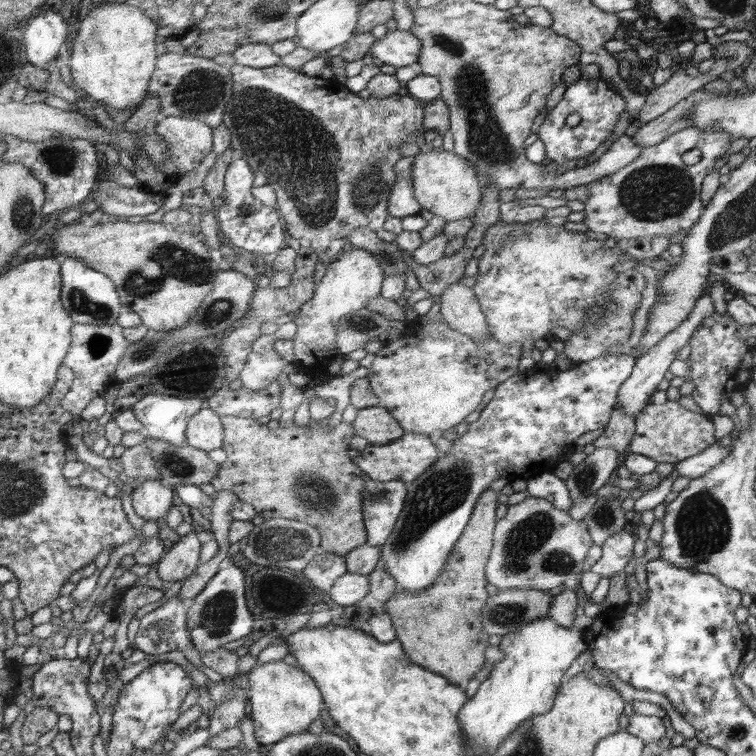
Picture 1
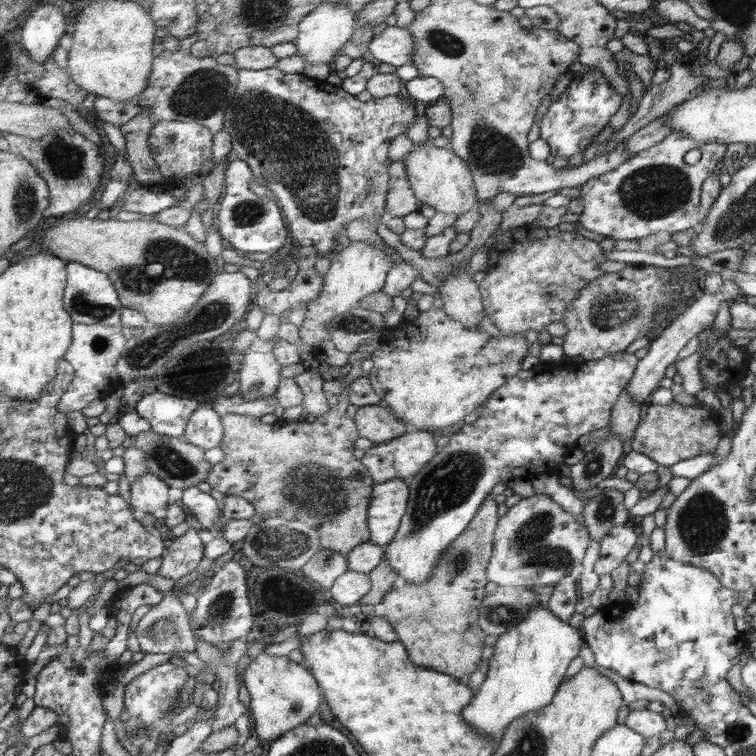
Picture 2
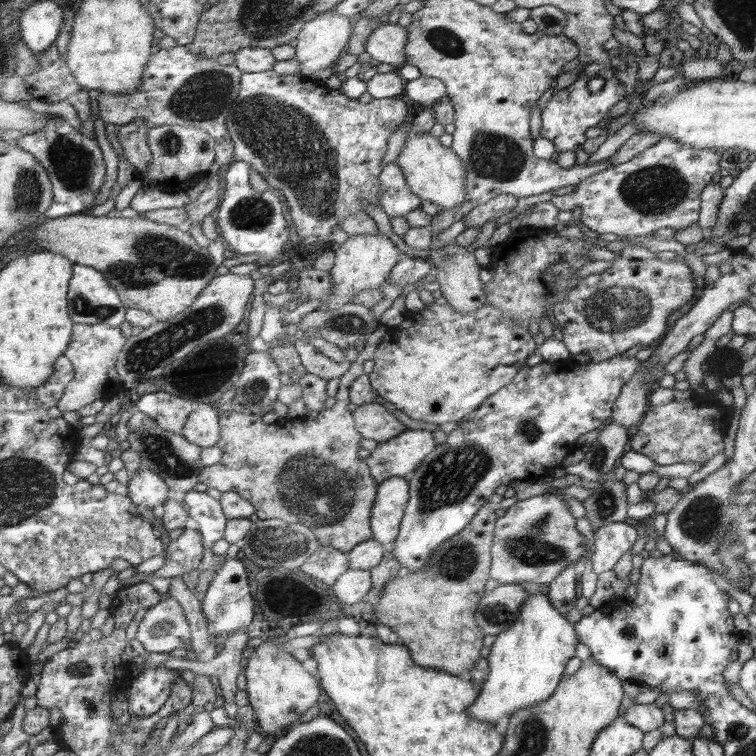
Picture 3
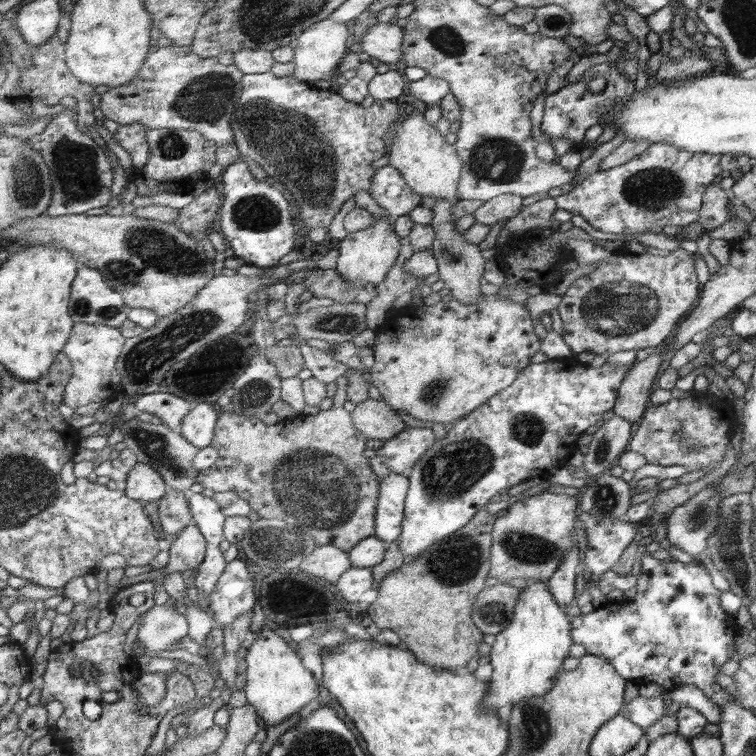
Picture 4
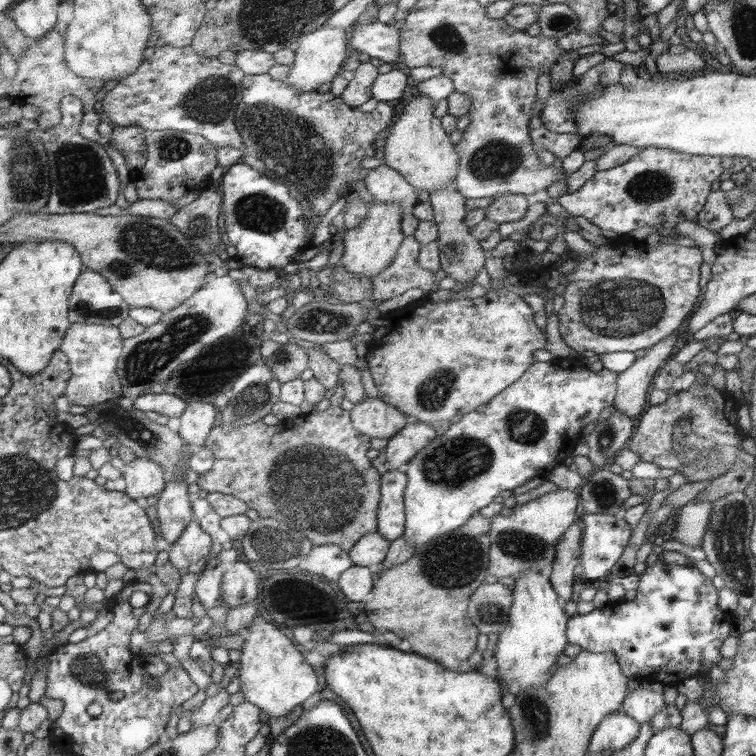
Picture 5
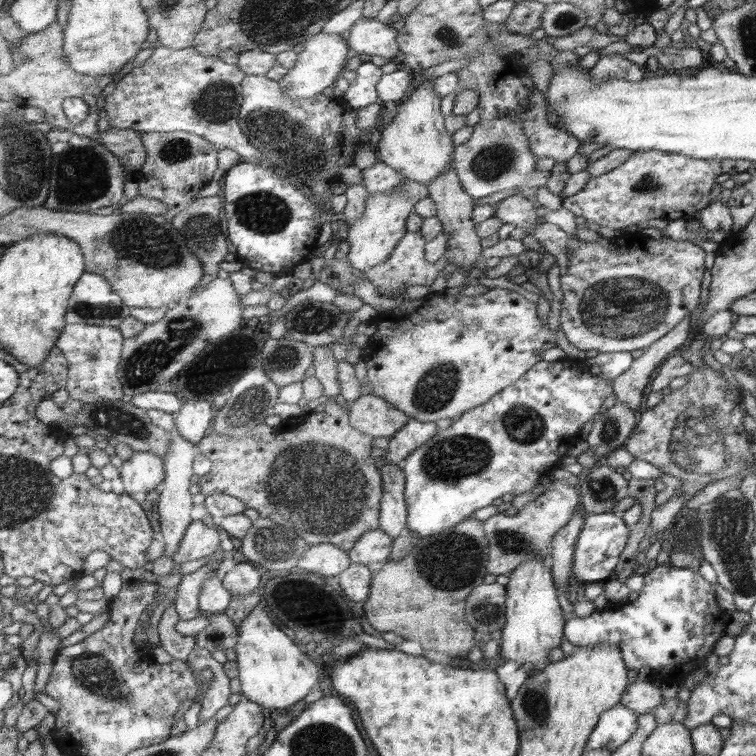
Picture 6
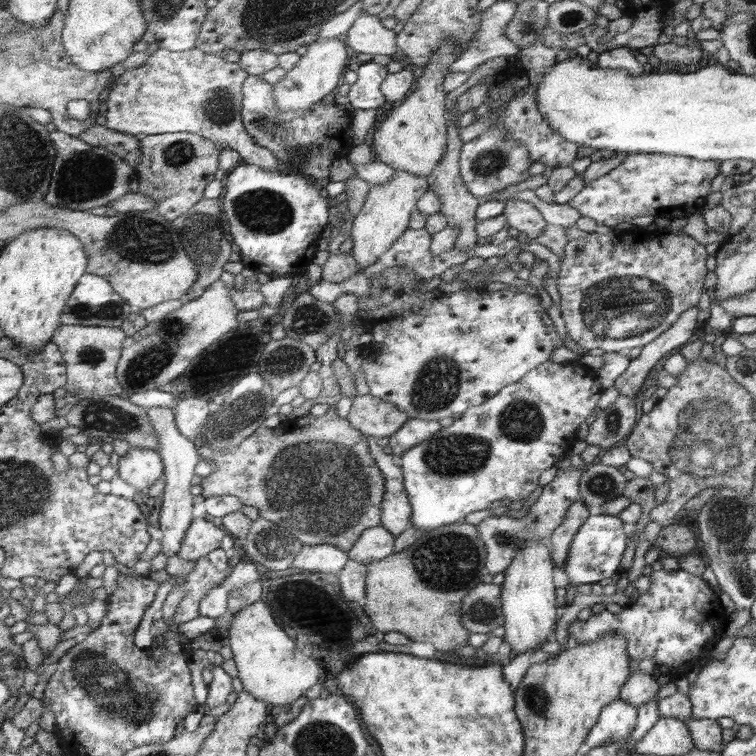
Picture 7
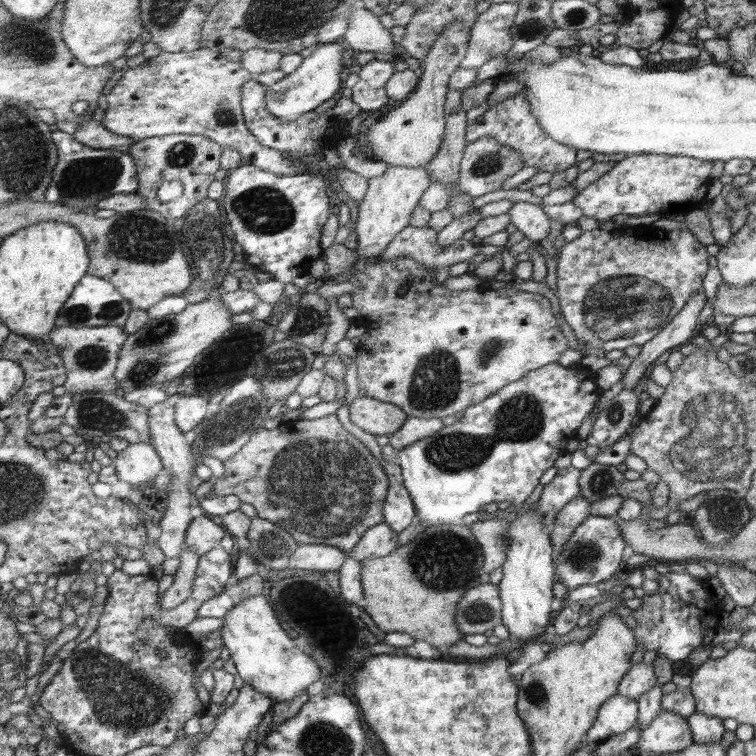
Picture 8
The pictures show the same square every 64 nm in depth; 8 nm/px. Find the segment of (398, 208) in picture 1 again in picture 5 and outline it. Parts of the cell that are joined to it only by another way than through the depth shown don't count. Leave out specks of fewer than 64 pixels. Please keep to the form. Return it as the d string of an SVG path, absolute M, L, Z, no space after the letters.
M382 164L374 170L367 170L363 182L374 200L385 204L398 204L403 208L403 215L412 212L417 204L415 188L389 165Z

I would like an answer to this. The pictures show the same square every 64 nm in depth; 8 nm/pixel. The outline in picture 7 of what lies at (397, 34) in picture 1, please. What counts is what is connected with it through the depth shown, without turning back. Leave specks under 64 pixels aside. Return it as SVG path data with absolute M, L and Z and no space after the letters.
M362 10L350 30L344 35L346 44L358 54L384 54L392 57L396 52L394 32L380 24L378 15L370 15Z

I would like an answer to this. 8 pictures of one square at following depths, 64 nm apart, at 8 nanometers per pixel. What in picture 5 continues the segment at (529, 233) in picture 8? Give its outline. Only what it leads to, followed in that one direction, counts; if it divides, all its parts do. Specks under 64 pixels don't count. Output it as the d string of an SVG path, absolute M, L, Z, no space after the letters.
M508 193L498 196L497 200L484 210L487 215L486 220L504 226L506 223L523 220L529 210L529 203L526 195Z

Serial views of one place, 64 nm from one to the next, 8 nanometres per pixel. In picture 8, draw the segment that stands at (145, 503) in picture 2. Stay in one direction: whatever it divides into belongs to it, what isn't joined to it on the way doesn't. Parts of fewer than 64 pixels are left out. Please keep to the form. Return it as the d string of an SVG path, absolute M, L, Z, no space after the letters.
M151 442L130 444L117 454L113 466L116 474L132 487L154 481L163 468L160 455Z

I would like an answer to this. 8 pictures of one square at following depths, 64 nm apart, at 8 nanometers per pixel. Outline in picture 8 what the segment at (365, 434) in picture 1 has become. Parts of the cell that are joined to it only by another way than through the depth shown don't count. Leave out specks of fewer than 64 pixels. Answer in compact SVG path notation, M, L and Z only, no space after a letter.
M367 394L350 403L349 413L354 425L375 437L395 435L409 418L398 405L376 400Z

